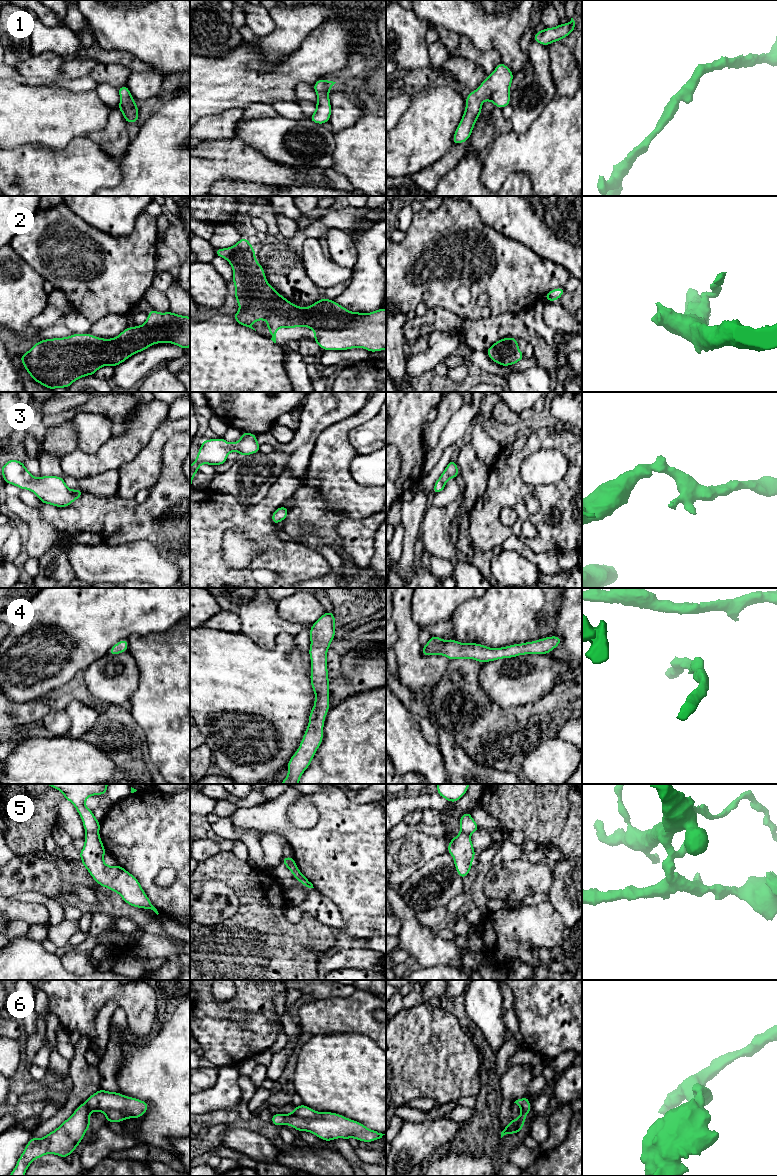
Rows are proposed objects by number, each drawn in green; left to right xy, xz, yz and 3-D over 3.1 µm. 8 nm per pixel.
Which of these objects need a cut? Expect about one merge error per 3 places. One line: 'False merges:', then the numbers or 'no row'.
False merges: 5

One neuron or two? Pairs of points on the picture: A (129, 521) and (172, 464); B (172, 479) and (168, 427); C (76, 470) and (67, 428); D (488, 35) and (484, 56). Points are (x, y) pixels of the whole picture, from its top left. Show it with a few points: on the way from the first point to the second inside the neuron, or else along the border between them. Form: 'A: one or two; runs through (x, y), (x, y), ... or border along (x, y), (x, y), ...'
A: one; runs through (145, 511), (172, 484), (172, 480)
B: two; border along (179, 431), (165, 444), (163, 463)
C: two; border along (77, 448), (61, 458)
D: two; border along (475, 48), (479, 50), (495, 50), (501, 61)

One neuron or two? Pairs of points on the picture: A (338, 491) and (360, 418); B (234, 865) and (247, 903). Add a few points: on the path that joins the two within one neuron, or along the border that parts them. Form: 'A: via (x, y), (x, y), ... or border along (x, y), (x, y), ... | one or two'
A: via (338, 472), (338, 436), (341, 433) | one
B: via (238, 874), (247, 883), (247, 894) | one

